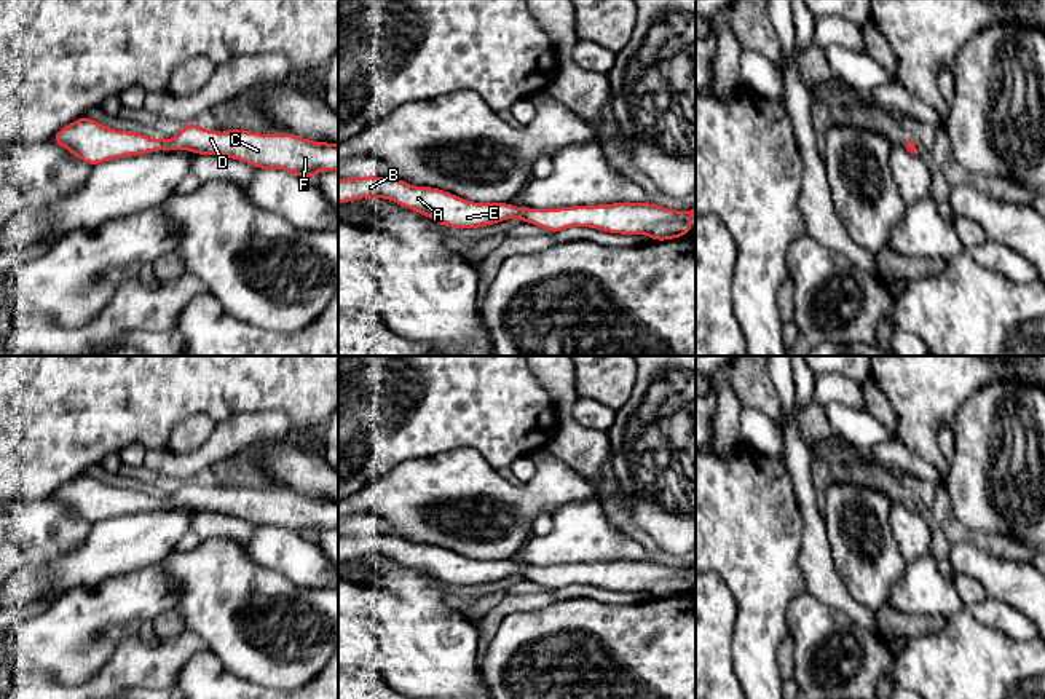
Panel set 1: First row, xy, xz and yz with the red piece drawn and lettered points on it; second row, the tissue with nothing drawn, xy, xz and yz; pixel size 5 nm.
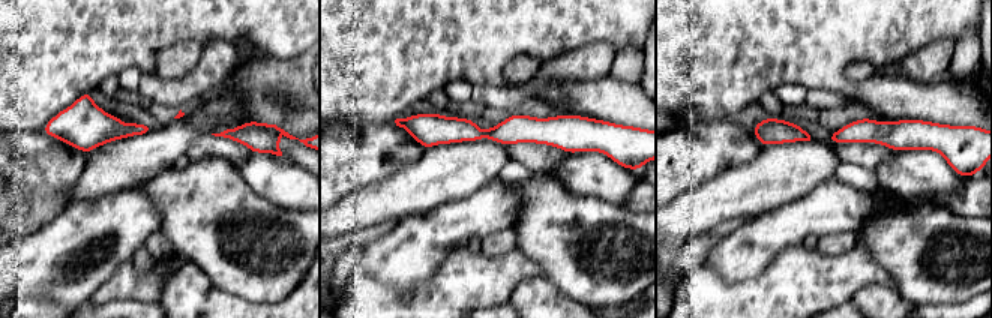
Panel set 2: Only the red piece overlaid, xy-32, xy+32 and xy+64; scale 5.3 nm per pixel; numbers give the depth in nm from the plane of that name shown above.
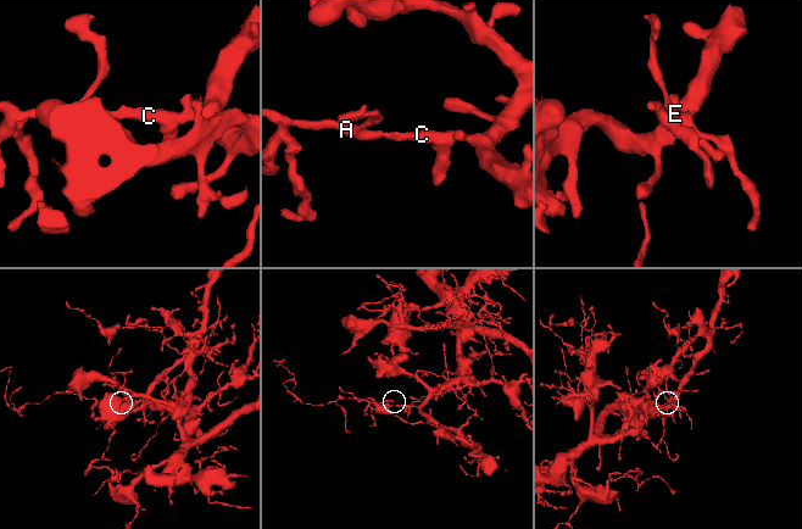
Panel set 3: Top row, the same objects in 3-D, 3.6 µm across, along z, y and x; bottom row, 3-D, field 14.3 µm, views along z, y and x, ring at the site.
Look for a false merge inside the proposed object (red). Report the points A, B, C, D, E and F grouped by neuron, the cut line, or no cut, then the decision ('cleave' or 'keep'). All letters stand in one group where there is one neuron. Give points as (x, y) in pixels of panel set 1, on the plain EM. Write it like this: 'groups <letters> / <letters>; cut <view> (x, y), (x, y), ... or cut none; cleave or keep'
groups A B C D E F; cut none; keep

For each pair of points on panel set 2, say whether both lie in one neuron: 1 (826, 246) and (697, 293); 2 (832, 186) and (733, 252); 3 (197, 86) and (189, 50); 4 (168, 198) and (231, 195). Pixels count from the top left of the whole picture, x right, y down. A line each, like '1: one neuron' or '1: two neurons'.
1: two neurons
2: one neuron
3: two neurons
4: one neuron

